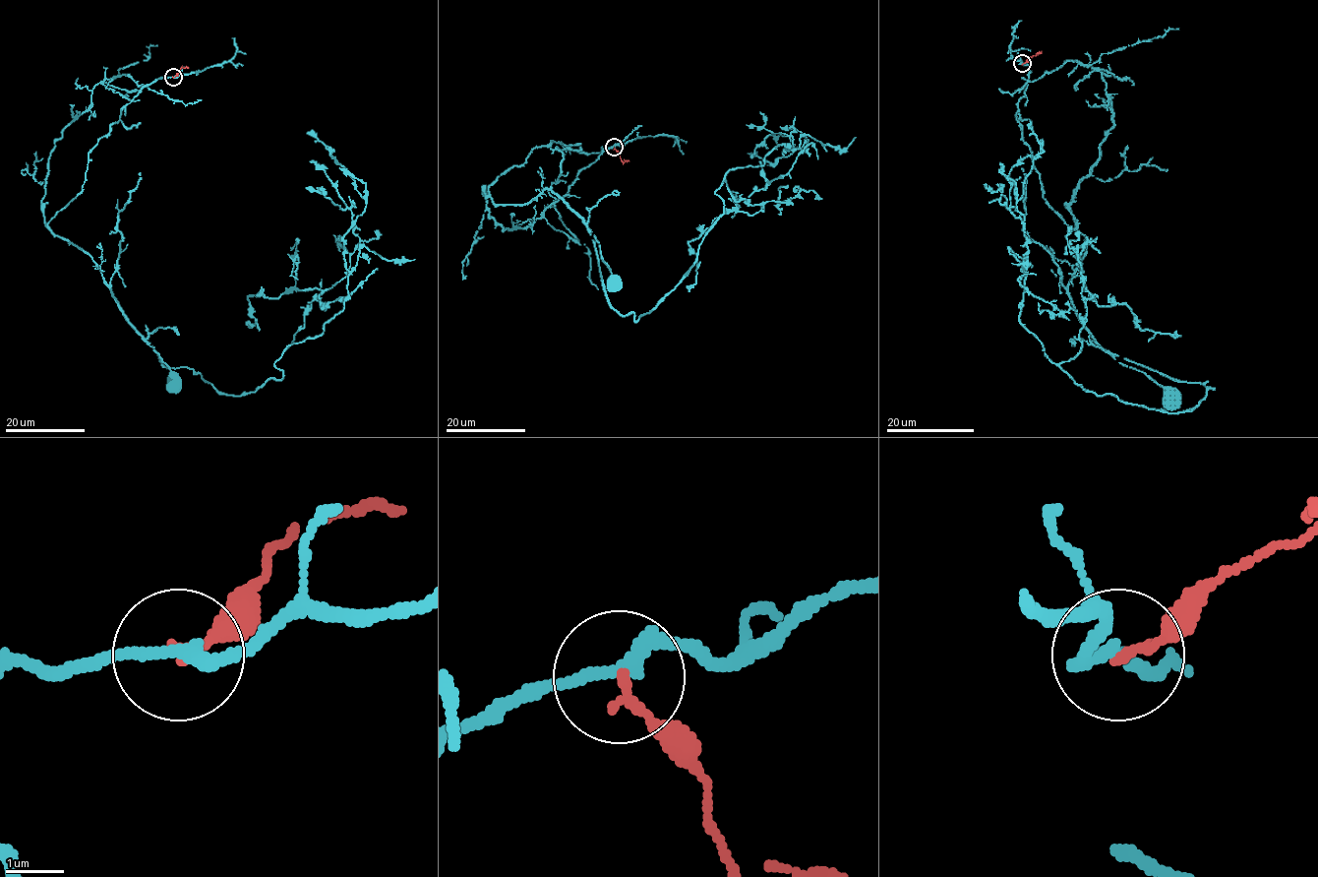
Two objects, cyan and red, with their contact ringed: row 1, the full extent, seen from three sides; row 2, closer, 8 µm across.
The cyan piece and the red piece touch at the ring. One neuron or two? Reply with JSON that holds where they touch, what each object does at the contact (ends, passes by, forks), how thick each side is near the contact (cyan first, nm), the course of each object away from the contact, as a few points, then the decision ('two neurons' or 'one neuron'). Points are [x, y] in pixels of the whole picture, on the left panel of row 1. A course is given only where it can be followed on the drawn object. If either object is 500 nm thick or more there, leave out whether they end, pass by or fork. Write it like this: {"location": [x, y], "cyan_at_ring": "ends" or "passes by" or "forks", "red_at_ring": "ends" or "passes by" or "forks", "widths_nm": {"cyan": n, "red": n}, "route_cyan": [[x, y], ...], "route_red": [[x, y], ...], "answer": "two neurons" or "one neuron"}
{"location": [173, 77], "cyan_at_ring": "passes by", "red_at_ring": "ends", "widths_nm": {"cyan": 220, "red": 180}, "route_cyan": [[173, 77], [148, 84], [124, 105], [89, 154], [82, 190], [48, 224], [87, 253], [173, 383]], "route_red": [[173, 77], [182, 68], [188, 68]], "answer": "two neurons"}

